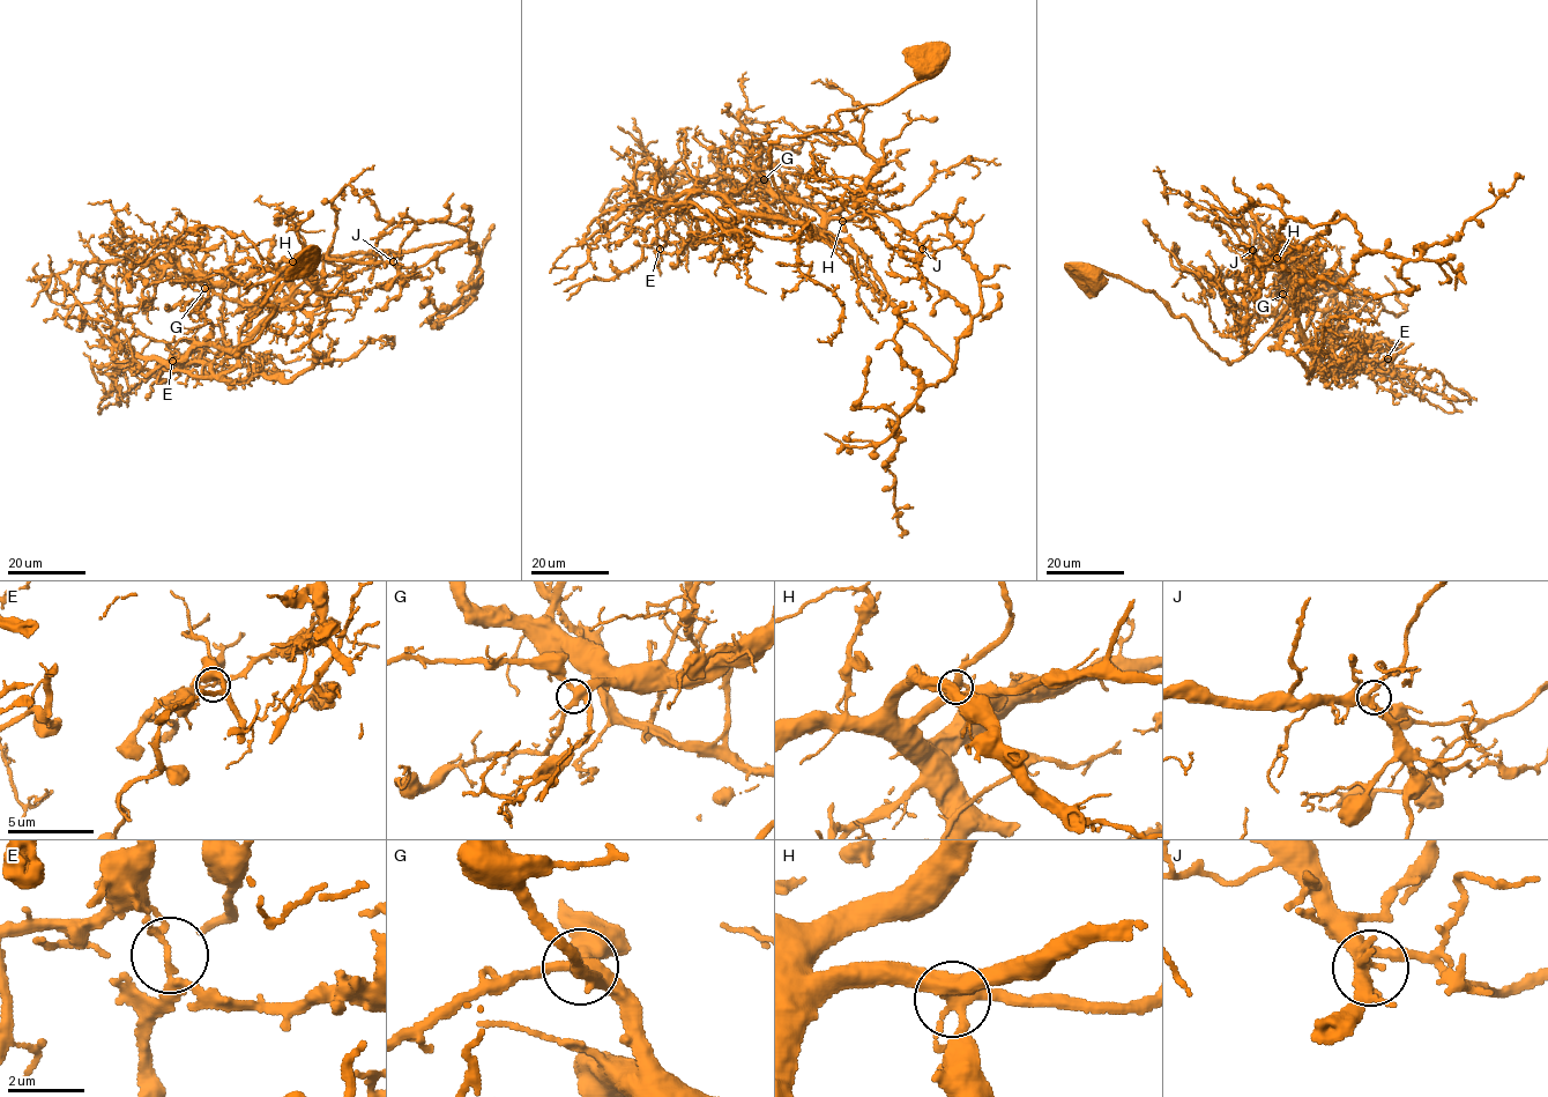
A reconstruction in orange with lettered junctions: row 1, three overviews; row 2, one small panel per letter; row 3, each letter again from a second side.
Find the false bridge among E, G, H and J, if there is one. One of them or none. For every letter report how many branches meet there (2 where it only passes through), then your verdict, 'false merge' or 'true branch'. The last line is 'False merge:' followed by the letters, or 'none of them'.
E: branches 4; false merge
G: branches 4; true branch
H: branches 5; true branch
J: branches 4; true branch
False merge: E

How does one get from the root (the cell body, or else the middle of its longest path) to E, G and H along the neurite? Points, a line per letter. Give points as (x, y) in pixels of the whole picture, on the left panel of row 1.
E: (312, 257), (237, 355), (265, 294), (287, 301), (220, 364), (172, 361)
G: (312, 257), (275, 283), (262, 305), (273, 313), (237, 355), (267, 294), (242, 304), (224, 287), (205, 288)
H: (312, 257), (275, 283), (262, 305), (273, 313), (237, 355), (240, 330), (292, 261)

